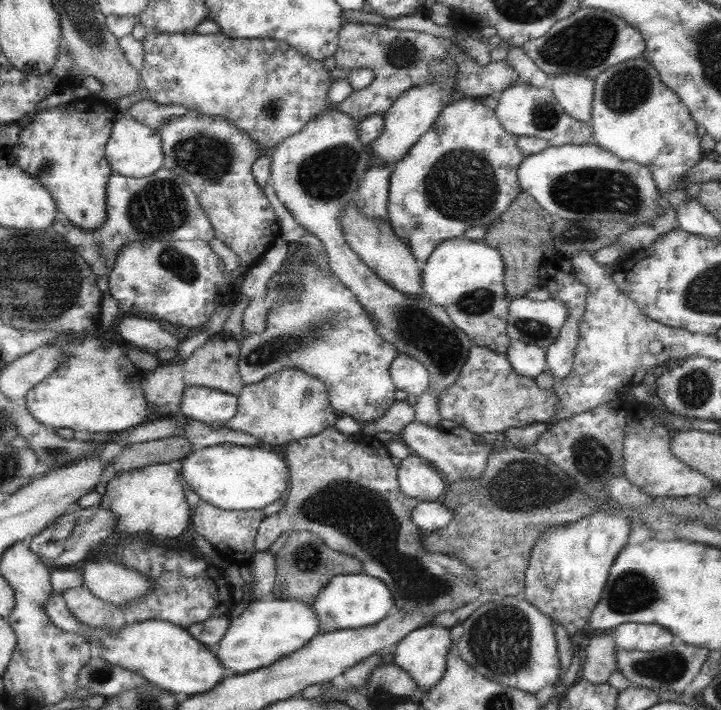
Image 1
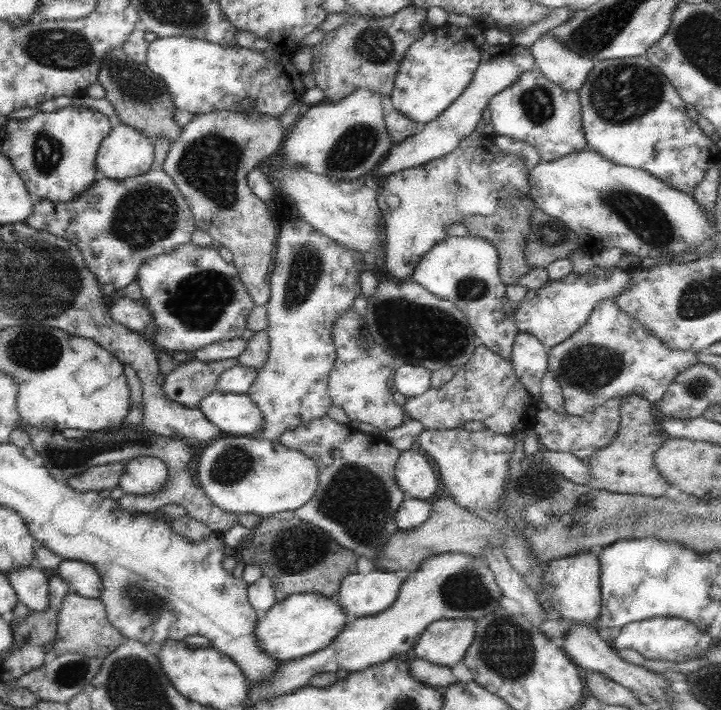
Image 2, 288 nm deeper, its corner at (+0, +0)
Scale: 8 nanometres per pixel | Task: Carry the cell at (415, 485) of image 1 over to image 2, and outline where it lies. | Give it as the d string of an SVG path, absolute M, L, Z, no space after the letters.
M405 450L395 462L395 484L405 496L415 500L429 500L437 490L437 472L423 452Z

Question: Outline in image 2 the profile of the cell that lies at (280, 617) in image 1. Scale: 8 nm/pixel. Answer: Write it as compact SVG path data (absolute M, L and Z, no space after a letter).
M291 594L281 604L275 604L263 618L257 618L253 630L259 648L277 662L293 662L307 654L327 648L351 618L337 606L335 598L323 598L317 594Z

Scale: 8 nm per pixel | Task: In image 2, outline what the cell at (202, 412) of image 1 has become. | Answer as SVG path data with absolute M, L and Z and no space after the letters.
M215 388L197 408L225 436L247 438L263 430L263 414L247 394L227 394Z

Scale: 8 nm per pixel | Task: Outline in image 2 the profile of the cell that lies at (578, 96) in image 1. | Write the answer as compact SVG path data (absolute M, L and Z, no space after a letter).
M551 36L533 42L529 54L539 74L545 76L557 88L561 88L563 92L581 90L583 82L587 80L587 74L595 66L593 60L567 50L565 46L561 46L559 40Z

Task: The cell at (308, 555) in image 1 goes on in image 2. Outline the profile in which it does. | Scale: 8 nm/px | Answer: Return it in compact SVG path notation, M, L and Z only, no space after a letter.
M265 518L257 522L245 542L239 544L239 554L243 566L257 566L261 574L271 580L275 604L281 604L287 594L317 594L323 598L335 598L341 580L349 574L357 574L351 550L337 546L323 530L297 518L285 522Z

